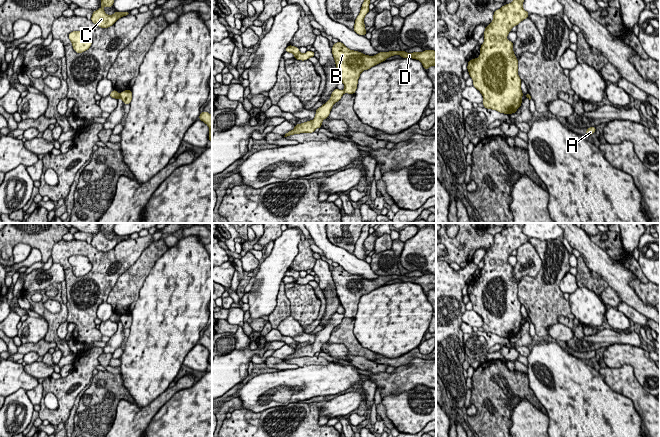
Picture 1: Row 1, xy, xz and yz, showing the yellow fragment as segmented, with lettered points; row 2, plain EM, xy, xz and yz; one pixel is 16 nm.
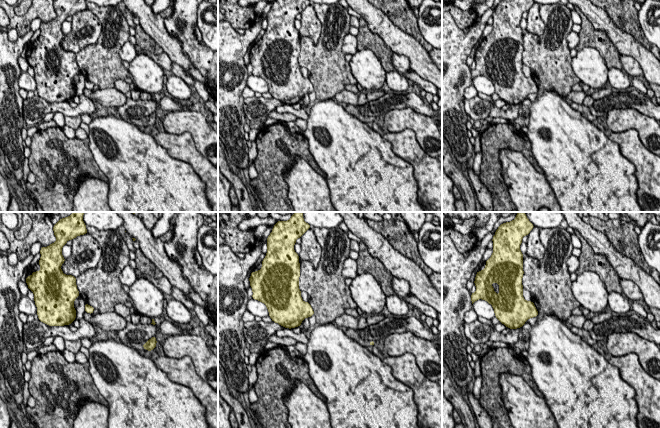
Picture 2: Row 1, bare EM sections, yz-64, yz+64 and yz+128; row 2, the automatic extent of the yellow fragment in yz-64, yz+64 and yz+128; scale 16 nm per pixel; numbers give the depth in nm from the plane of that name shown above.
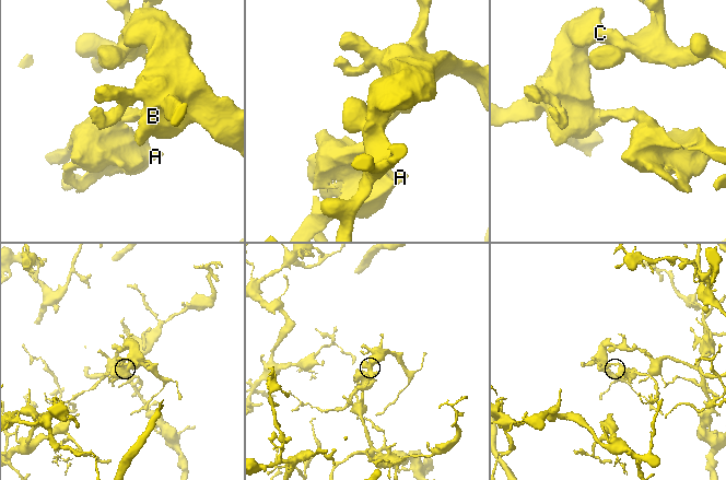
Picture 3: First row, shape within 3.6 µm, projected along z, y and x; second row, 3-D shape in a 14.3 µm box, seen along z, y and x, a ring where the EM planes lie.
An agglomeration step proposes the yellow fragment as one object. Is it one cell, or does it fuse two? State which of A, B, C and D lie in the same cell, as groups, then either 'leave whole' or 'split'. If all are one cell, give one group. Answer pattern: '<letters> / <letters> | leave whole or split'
A / B C D | split

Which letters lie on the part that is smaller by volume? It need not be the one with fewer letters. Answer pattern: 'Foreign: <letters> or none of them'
Foreign: A

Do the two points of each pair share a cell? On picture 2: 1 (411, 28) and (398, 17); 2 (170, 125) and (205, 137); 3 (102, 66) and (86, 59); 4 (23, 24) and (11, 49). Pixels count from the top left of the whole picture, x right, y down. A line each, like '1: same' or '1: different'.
1: same
2: same
3: same
4: different

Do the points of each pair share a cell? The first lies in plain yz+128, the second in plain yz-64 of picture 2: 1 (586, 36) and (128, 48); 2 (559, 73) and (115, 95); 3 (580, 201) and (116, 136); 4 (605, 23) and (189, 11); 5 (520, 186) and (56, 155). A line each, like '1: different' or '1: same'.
1: different
2: different
3: same
4: different
5: different

